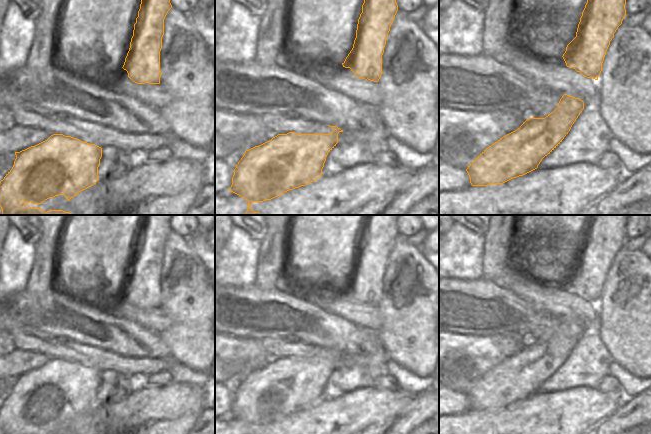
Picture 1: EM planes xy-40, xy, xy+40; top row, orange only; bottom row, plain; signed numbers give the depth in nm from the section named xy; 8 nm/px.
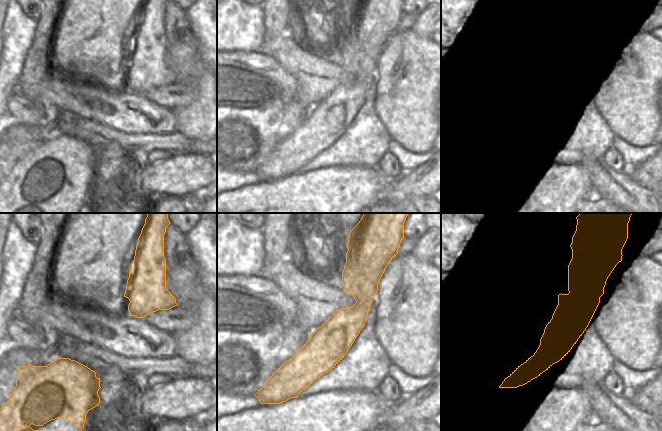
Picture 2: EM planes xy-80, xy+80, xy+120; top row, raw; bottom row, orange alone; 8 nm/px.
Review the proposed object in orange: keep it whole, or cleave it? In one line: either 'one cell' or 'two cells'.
two cells

